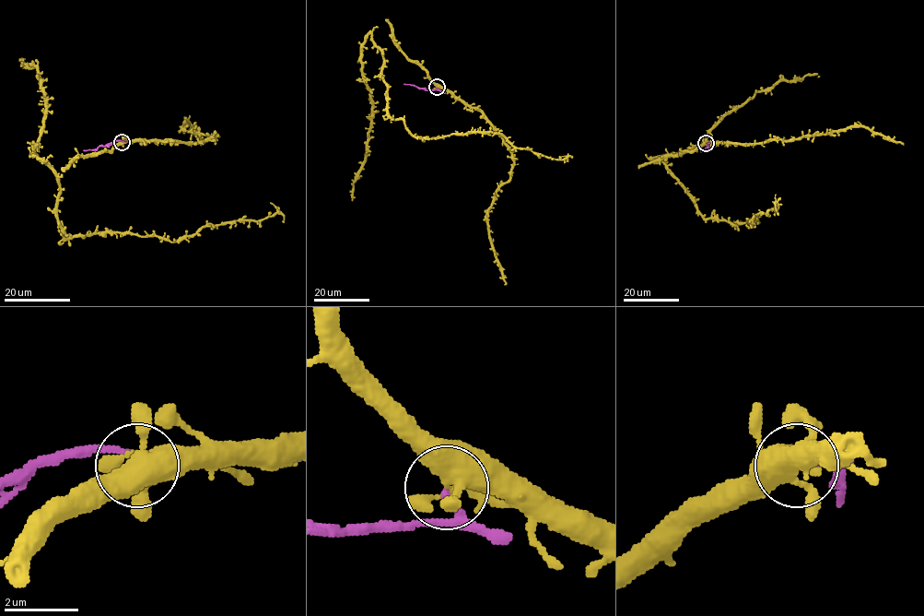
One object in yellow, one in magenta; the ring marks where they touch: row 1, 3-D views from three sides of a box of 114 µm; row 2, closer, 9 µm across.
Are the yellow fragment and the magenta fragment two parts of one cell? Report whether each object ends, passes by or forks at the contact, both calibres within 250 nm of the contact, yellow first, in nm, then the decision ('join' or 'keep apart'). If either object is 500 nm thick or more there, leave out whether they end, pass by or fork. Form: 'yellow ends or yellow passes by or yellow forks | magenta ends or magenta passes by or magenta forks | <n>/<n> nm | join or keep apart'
yellow forks | magenta passes by | 400/130 nm | keep apart

